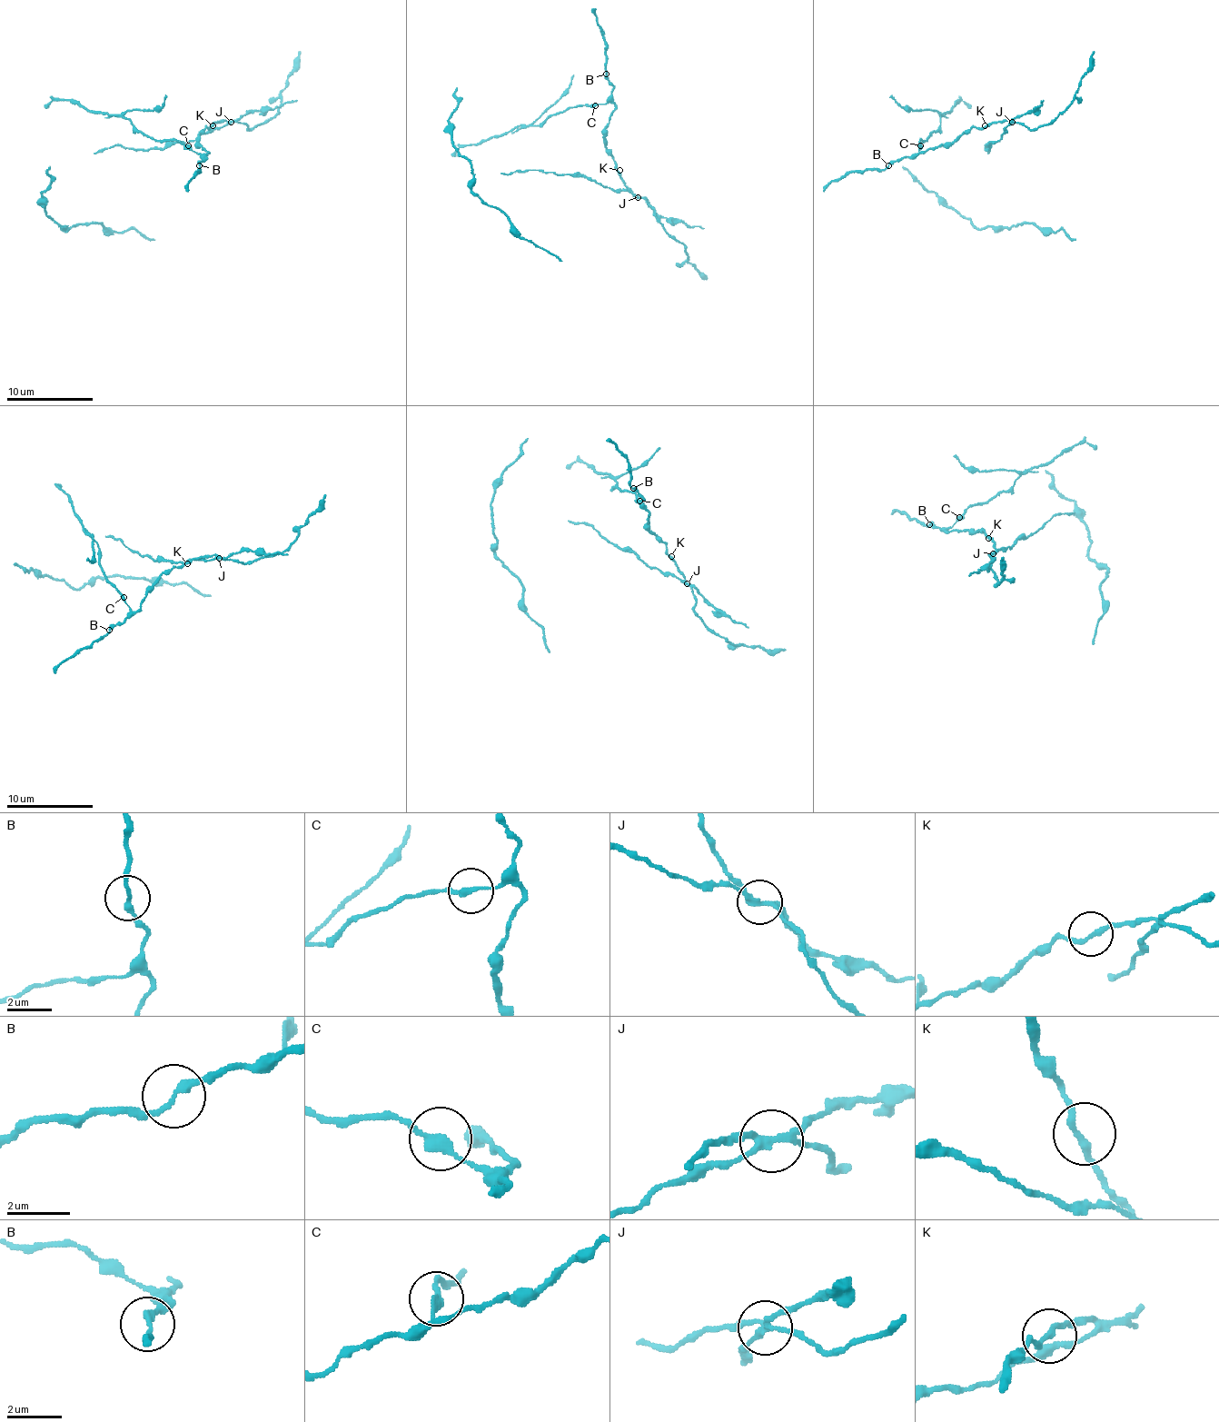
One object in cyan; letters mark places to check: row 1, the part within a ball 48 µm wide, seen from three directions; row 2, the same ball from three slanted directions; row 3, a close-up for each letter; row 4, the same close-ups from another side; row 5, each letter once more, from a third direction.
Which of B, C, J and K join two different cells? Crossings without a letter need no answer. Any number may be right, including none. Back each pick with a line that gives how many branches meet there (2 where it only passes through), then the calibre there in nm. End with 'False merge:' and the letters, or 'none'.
C: 2 branches meet; 240 nm thick
J: 4 branches meet; 200 nm thick
False merge: C, J

